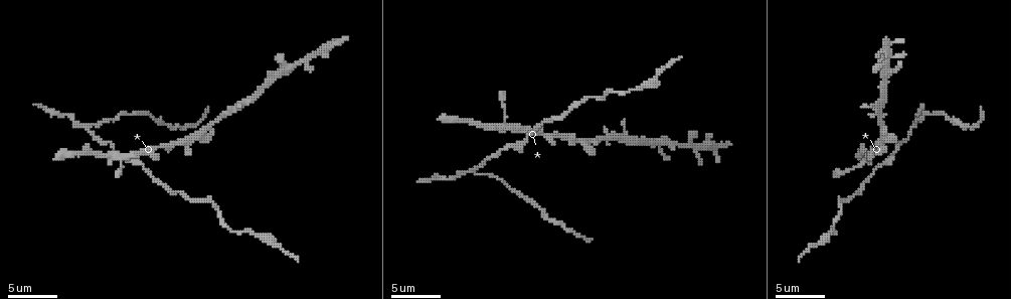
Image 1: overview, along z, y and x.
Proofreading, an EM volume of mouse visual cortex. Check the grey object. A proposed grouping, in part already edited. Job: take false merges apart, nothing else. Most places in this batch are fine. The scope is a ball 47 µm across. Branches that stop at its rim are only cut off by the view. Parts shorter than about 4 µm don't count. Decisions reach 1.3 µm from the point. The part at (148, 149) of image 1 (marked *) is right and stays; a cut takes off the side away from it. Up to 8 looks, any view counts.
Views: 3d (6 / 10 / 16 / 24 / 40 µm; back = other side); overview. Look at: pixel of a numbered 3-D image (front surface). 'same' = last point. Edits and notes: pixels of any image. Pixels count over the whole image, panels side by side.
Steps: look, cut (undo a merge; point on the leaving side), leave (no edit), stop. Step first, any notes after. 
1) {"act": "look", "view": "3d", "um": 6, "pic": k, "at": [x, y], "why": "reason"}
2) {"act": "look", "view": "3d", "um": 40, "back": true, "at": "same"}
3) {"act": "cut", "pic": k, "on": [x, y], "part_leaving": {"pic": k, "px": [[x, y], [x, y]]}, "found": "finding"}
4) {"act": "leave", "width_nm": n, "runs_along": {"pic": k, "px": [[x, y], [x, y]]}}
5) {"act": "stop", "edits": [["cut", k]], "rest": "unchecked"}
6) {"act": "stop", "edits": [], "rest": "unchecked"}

{"act": "look", "view": "3d", "um": 10, "pic": 1, "at": [145, 166], "why": "two arms in line, one across"}

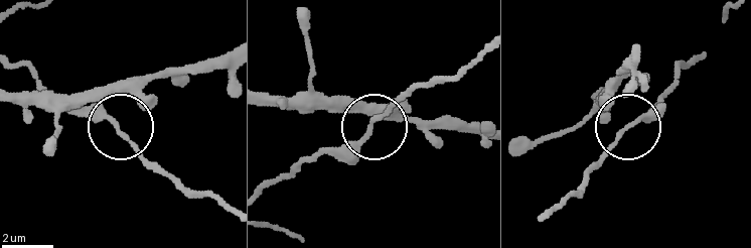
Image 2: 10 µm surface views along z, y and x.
{"act": "leave", "arms": 3, "runs_along": {"pic": 2, "px": [[619, 85], [625, 128], [584, 171]]}, "found": "continuous, no second neuron"}

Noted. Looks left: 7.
{"act": "look", "view": "3d", "um": 10, "pic": 1, "at": [913, 126], "why": "a fork"}

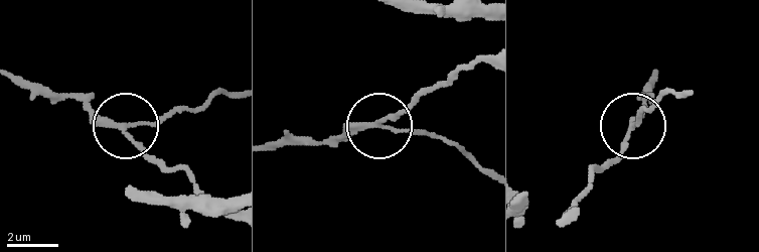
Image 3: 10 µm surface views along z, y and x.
{"act": "cut", "pic": 3, "on": [167, 116], "arms": 3, "found": "a second neuron is stuck on"}

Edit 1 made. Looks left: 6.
{"act": "look", "view": "3d", "um": 16, "pic": 1, "at": [640, 87], "why": "sudden change in width"}

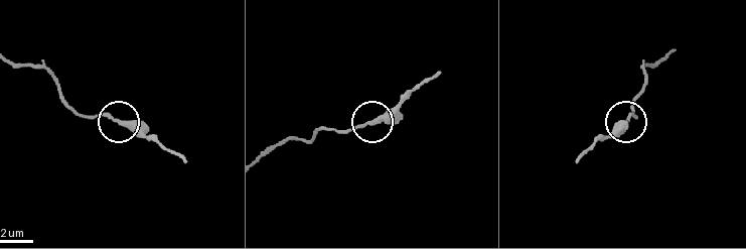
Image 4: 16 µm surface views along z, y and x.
{"act": "leave", "runs_along": {"pic": 4, "px": [[8, 58], [44, 68], [81, 114], [134, 125], [156, 142]]}, "found": "one neuron here"}

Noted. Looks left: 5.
{"act": "look", "view": "3d", "um": 10, "pic": 1, "at": [587, 96], "why": "thick turns thin"}

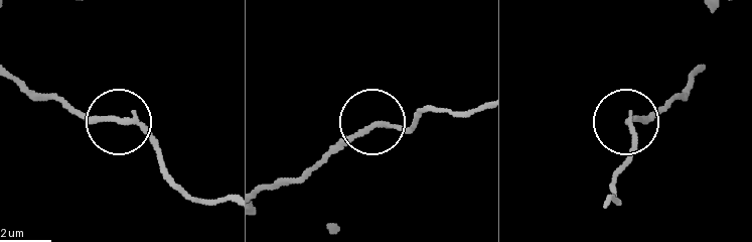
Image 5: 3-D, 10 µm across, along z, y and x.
{"act": "look", "view": "3d", "um": 10, "back": true, "pic": 5, "at": [116, 120], "why": "other side"}

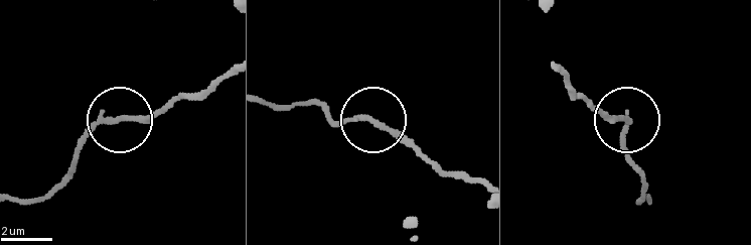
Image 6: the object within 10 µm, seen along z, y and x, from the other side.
{"act": "leave", "width_nm": 200, "runs_along": {"pic": 6, "px": [[483, 186], [431, 167], [372, 120], [329, 120]]}, "found": "one neuron here"}

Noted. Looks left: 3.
{"act": "stop", "edits": [["cut", 3]], "rest": "unchecked"}

